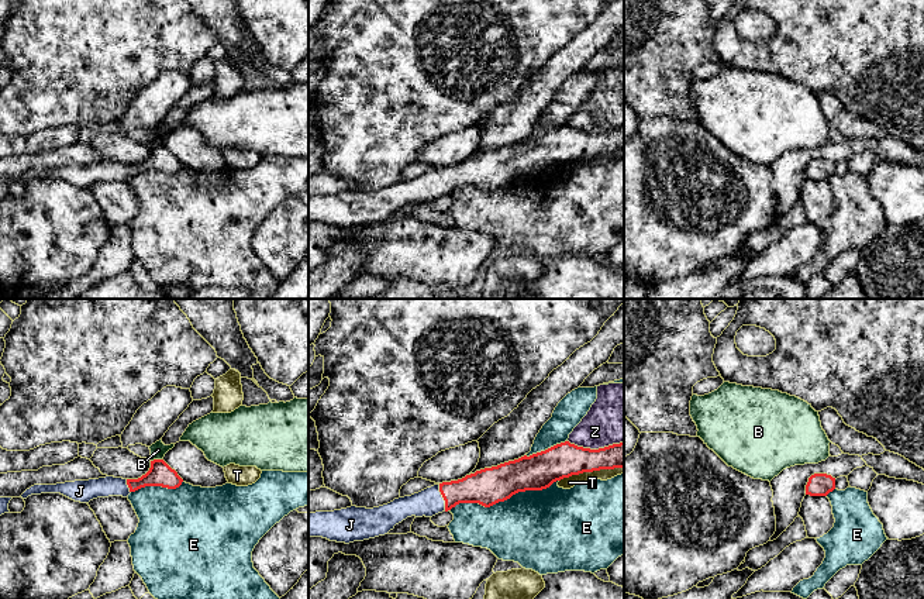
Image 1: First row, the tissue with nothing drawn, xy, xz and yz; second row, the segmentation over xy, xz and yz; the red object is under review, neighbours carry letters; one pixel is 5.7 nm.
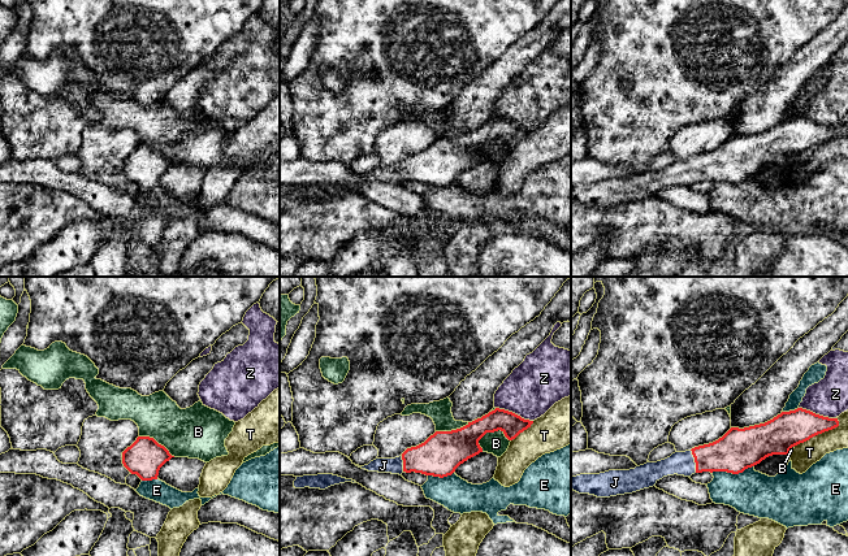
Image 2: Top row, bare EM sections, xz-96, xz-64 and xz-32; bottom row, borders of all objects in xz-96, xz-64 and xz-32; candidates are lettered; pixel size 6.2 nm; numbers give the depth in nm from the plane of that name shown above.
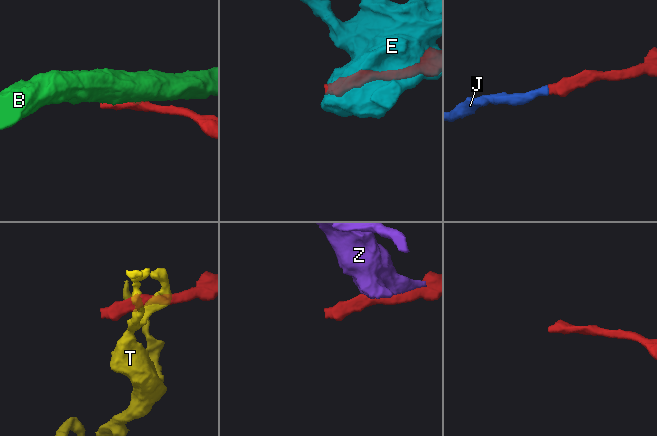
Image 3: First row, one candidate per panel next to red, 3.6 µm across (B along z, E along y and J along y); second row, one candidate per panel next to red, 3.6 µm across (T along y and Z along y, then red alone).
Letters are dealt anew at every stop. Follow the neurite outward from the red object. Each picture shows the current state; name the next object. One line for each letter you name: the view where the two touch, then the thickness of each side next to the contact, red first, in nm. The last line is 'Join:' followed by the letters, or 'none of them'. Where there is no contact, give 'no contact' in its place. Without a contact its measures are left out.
J: meets red in xz; 200 nm thick on the red side, 160 nm on the other
Join: J

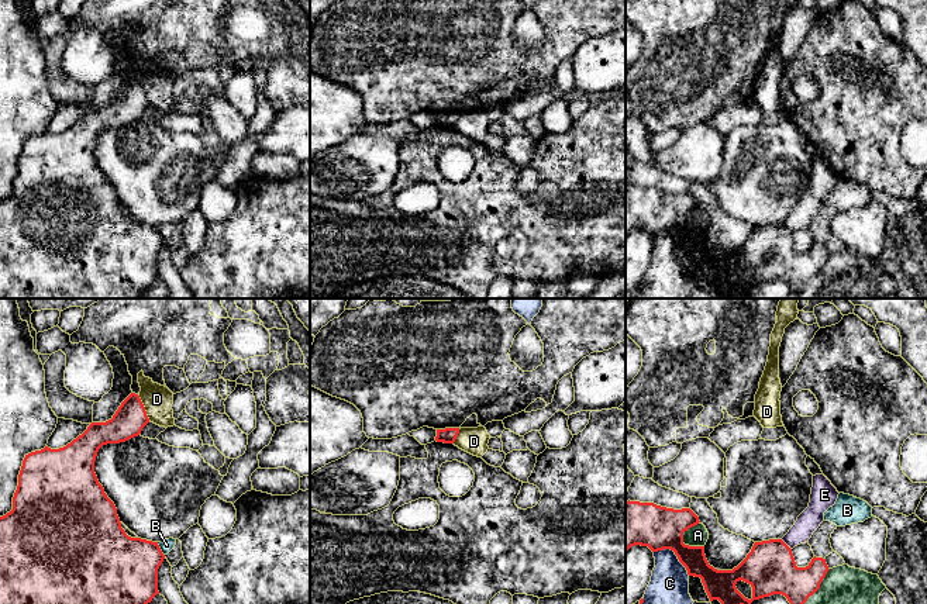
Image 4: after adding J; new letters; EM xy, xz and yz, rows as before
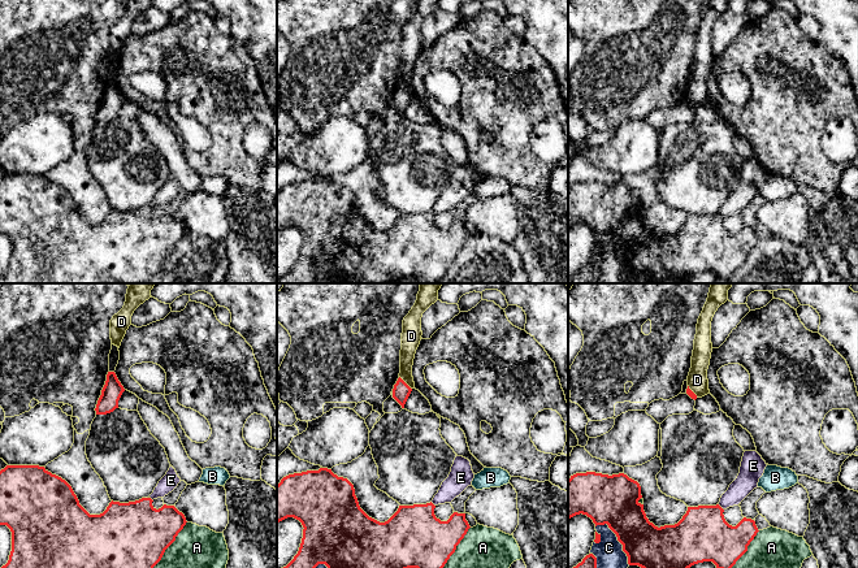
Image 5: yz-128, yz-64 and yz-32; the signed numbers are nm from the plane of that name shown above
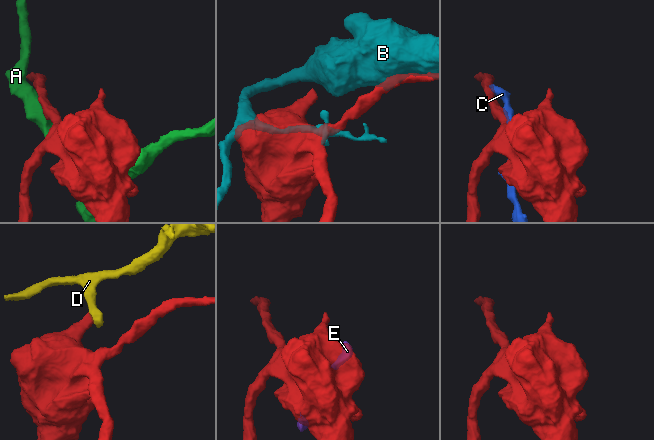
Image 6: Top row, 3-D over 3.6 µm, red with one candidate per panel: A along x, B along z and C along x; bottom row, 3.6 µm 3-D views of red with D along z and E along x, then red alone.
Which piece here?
Join: none of them

